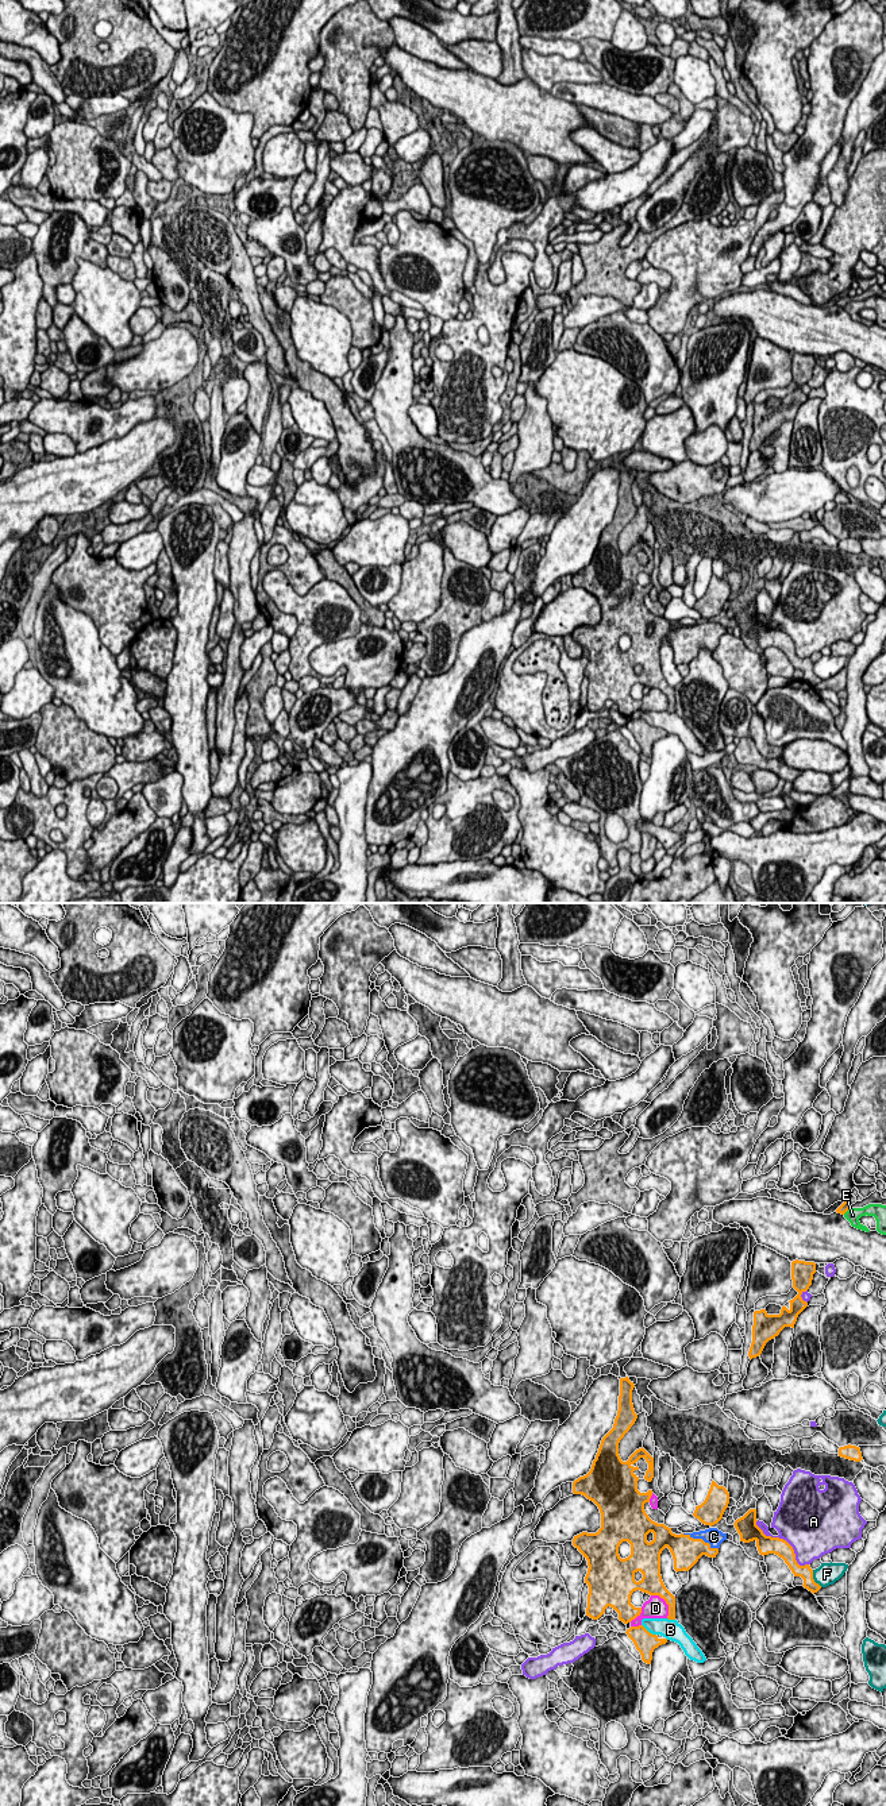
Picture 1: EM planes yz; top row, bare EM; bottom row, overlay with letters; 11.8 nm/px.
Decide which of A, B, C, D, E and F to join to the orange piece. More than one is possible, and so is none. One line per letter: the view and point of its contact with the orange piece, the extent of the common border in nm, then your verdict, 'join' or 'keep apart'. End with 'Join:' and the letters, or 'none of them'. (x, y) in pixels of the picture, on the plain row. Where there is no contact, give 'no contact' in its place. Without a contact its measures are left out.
A: yz (785, 633) | 800 nm | keep apart
B: yz (647, 724) | 220 nm | keep apart
C: yz (700, 632) | 460 nm | join
D: yz (666, 695) | 340 nm | keep apart
E: yz (847, 303) | 140 nm | keep apart
F: yz (813, 672) | 240 nm | keep apart
Join: C

